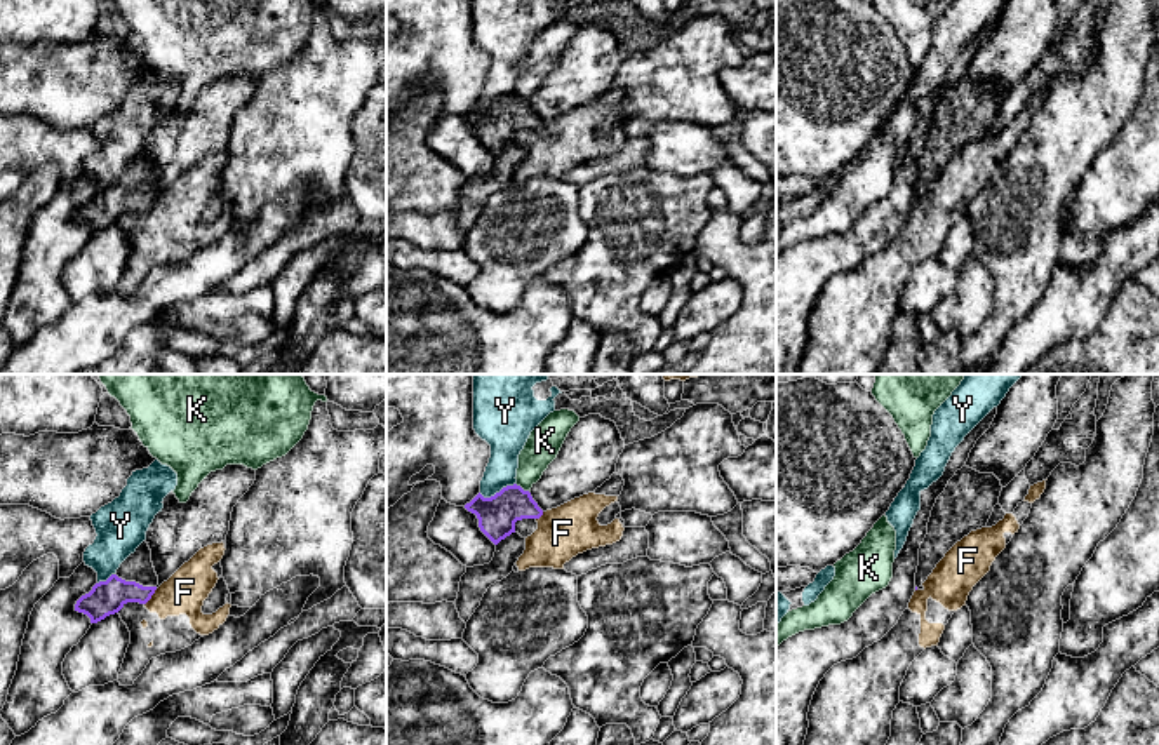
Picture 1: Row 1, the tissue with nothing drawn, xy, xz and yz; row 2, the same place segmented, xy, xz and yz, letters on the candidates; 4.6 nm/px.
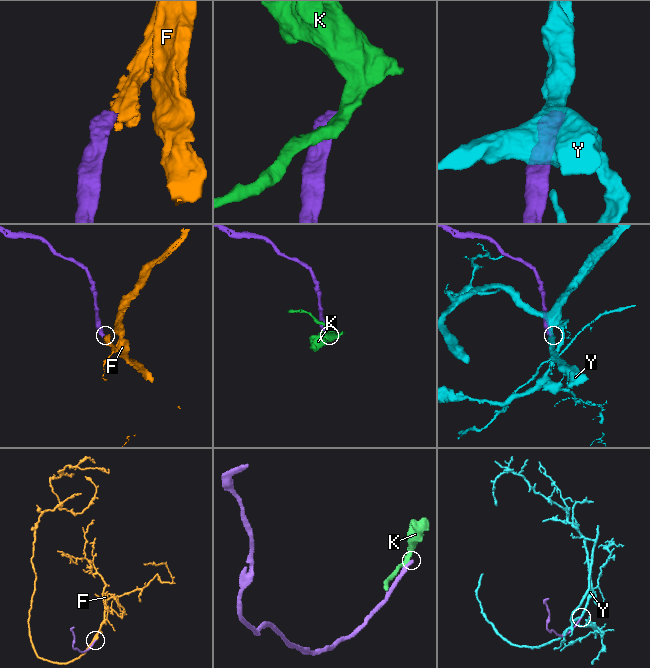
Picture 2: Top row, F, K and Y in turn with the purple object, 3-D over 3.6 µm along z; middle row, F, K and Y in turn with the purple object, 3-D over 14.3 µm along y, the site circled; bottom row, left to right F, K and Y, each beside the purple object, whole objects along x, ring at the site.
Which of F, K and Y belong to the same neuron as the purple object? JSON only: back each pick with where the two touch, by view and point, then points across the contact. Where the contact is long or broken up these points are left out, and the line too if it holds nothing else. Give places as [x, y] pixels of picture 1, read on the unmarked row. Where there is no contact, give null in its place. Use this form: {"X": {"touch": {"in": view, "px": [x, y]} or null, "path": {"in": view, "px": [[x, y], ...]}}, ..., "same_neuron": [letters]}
{"same_neuron": []}

